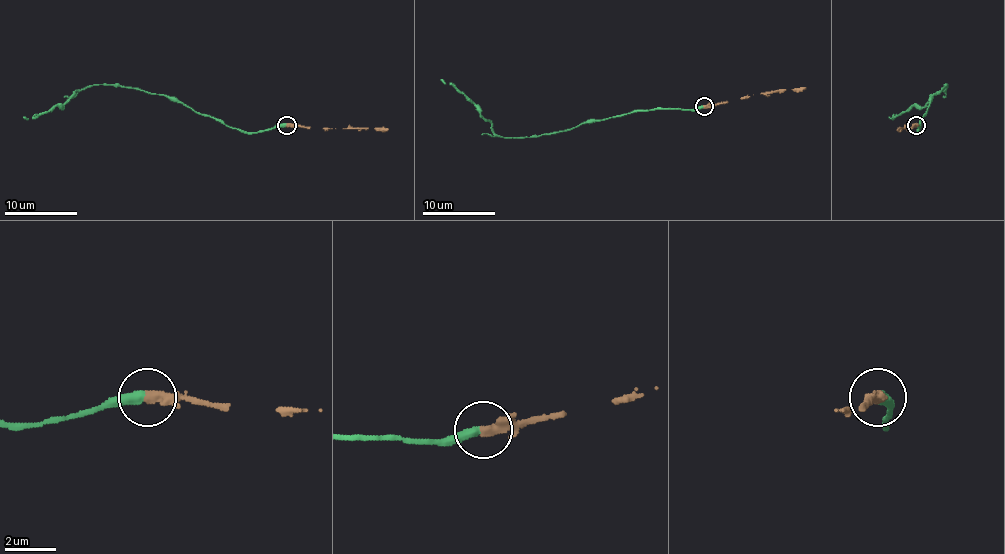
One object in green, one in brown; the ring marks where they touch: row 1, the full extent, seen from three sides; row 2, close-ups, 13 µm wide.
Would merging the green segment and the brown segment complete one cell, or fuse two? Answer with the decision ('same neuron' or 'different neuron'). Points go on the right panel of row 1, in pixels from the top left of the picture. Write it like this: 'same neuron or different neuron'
same neuron

